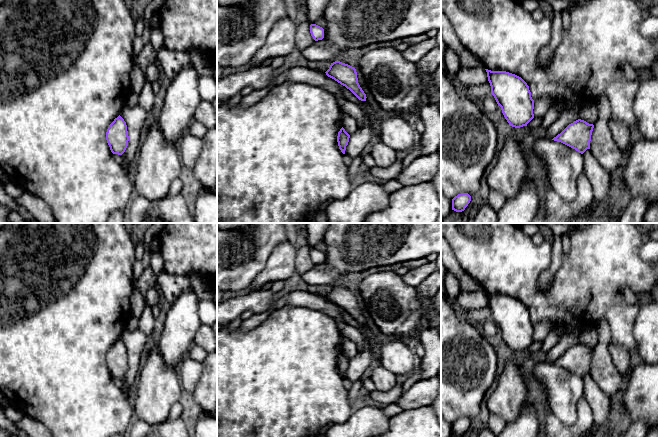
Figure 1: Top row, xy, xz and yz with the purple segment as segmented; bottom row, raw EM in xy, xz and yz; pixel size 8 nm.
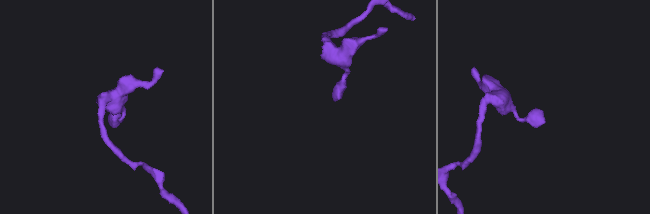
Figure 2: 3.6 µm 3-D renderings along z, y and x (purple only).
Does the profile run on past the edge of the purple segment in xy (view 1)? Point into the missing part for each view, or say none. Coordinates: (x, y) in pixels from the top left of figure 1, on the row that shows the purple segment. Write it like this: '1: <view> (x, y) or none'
1: none

